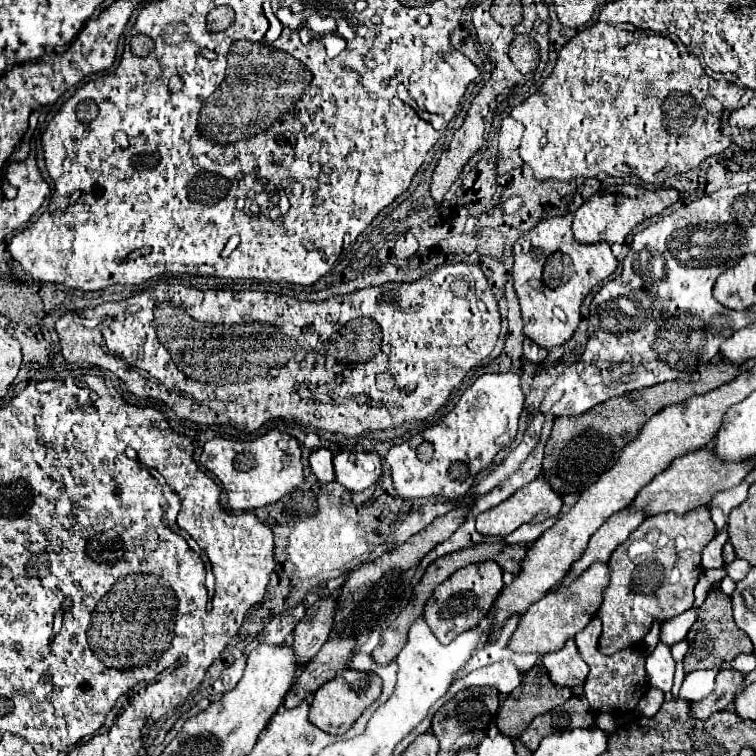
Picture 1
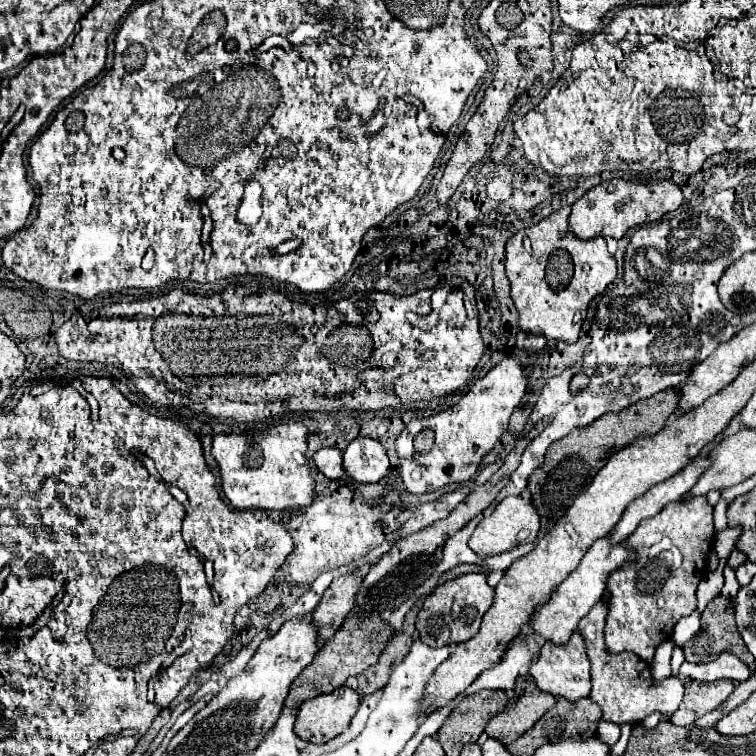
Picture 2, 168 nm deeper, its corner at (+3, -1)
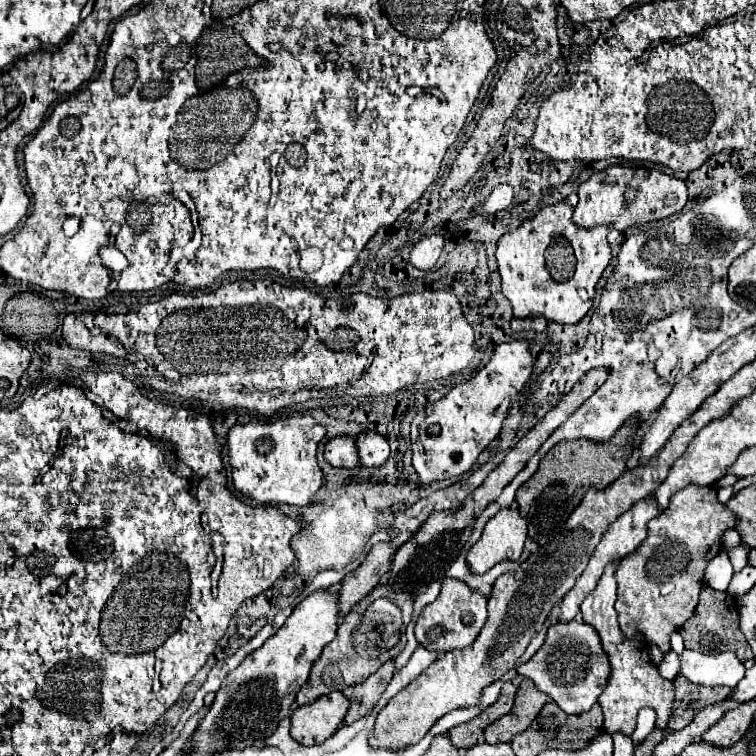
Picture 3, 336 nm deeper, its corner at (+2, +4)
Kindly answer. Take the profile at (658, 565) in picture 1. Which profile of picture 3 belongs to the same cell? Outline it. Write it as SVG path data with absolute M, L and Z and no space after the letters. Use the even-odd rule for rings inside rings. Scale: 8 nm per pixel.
M689 485L689 487L681 489L679 493L675 493L675 495L671 497L669 507L661 513L661 517L655 517L655 519L649 521L649 525L647 525L647 527L649 527L647 539L645 539L633 553L629 553L629 557L623 557L623 559L621 559L621 563L619 563L619 567L617 567L617 573L615 573L617 585L619 585L615 611L617 611L617 615L619 615L619 625L621 625L621 631L625 633L625 637L631 637L631 639L637 639L637 641L645 641L645 643L655 643L655 645L659 645L659 649L661 649L663 653L667 653L667 651L671 649L671 645L669 645L671 633L679 631L679 629L683 627L683 623L685 623L689 617L693 617L693 609L695 609L695 605L697 605L697 601L699 601L699 591L701 591L701 587L703 587L703 573L705 573L705 567L707 567L707 563L721 551L721 537L723 537L723 533L725 533L727 529L733 529L735 523L737 523L737 519L735 519L733 511L731 511L727 505L721 505L721 503L719 503L719 499L717 499L717 487Z

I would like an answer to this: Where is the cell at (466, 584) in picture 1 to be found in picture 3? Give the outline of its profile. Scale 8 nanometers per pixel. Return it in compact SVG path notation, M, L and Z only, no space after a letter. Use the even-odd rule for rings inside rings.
M445 579L441 595L421 611L415 625L415 635L417 641L429 651L445 653L453 649L463 649L475 641L481 627L485 625L485 619L487 619L487 599L481 593L463 585L461 581Z

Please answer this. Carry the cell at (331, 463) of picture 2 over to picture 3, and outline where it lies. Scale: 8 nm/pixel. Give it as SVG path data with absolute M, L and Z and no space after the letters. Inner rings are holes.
M341 435L331 439L325 445L325 459L333 467L359 467L361 461L357 461L357 439L353 435Z

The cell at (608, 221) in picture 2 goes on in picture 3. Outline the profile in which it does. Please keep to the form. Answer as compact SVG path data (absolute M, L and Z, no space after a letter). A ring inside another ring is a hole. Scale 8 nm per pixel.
M611 165L581 183L577 195L579 203L573 211L573 221L579 227L607 225L619 233L625 233L633 225L659 221L679 213L687 203L687 185L683 179L665 175L657 169L631 169Z

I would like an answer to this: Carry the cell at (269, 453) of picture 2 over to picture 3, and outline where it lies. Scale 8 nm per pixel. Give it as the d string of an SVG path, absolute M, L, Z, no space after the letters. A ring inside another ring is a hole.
M289 417L273 423L245 423L229 431L229 457L235 489L261 505L309 505L323 483L317 463L317 447L325 437L325 427L313 417Z

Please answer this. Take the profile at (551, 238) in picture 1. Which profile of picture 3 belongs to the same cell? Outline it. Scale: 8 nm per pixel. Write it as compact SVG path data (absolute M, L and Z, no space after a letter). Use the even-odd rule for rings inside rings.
M571 193L561 203L543 207L533 219L527 219L521 227L517 227L511 233L505 233L497 241L495 257L497 257L501 281L503 281L501 289L503 289L503 295L511 301L513 315L517 319L543 315L549 321L573 325L573 323L579 323L585 317L585 313L589 311L591 301L583 301L577 295L577 289L583 287L587 293L593 293L597 281L601 279L605 267L609 265L609 261L611 261L611 249L607 243L609 227L591 227L591 229L577 227L571 219L575 205L577 205L577 193Z

